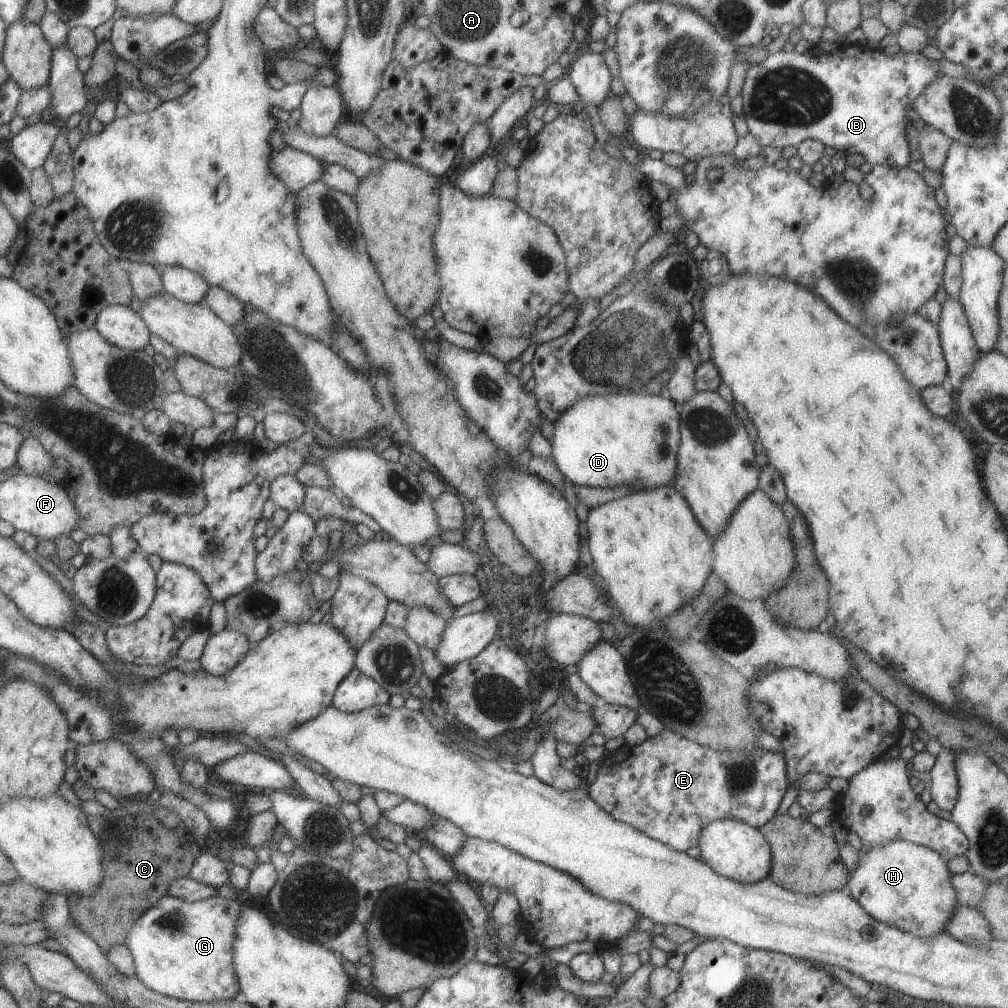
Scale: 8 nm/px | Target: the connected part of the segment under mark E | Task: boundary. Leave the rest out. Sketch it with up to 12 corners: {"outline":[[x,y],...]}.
{"outline":[[663,729],[598,762],[588,796],[677,851],[712,821],[759,829],[781,754]]}

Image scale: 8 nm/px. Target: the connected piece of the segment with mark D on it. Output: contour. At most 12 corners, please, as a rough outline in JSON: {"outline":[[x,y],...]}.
{"outline":[[665,393],[573,402],[551,424],[563,479],[671,485],[680,440]]}

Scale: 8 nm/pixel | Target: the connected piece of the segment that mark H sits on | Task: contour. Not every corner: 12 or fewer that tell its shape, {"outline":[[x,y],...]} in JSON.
{"outline":[[906,841],[859,852],[851,897],[927,939],[955,910],[937,852]]}

